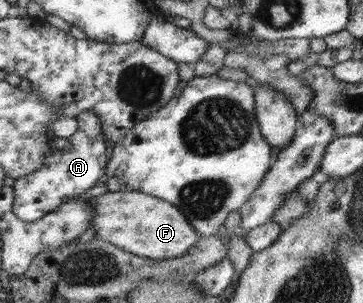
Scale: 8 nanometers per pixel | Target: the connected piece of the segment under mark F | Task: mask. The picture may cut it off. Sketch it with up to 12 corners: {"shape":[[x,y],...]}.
{"shape":[[141,191],[88,201],[95,237],[182,257],[202,239],[178,205]]}

